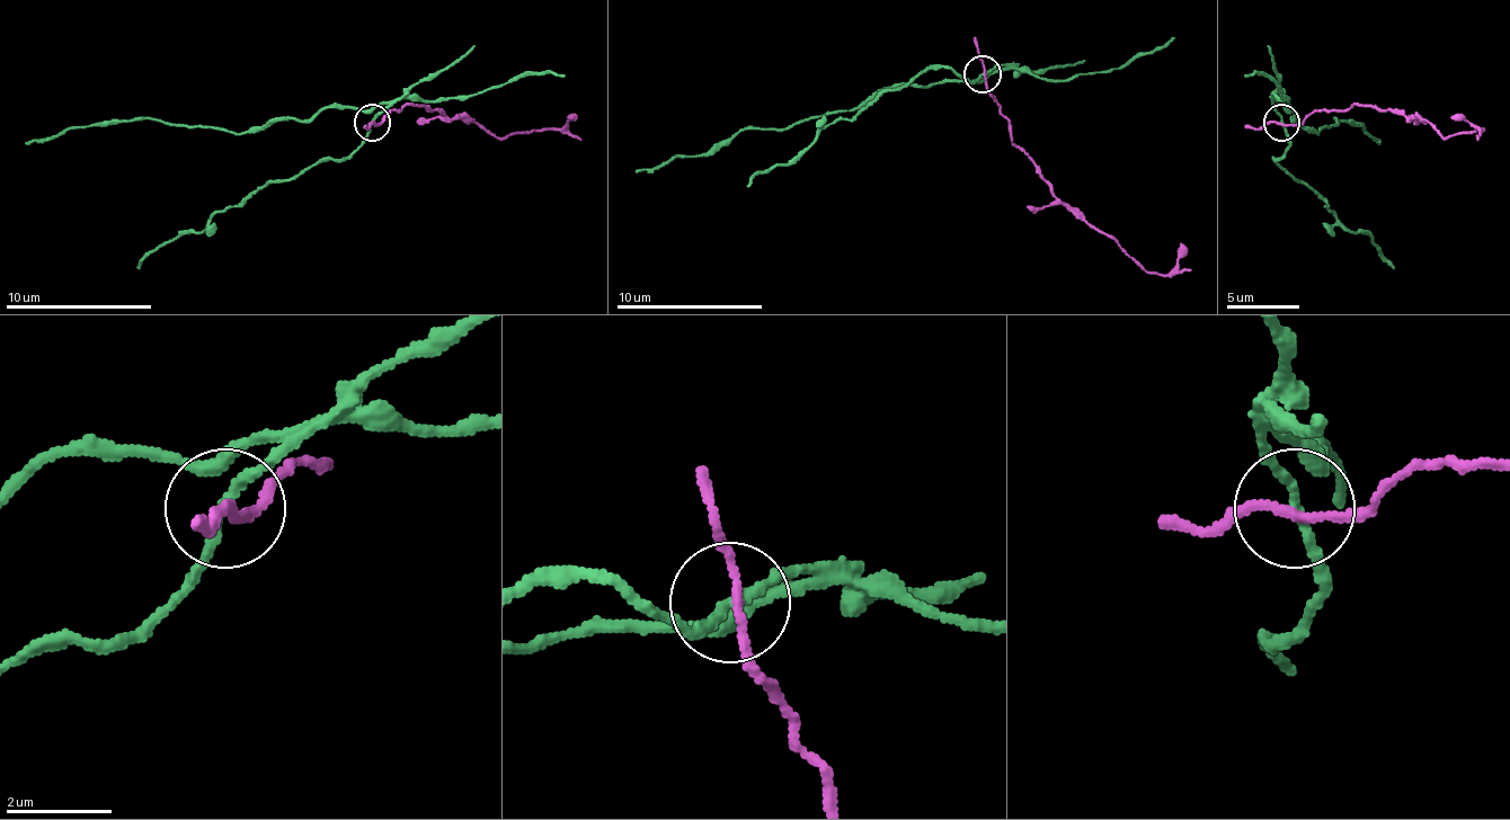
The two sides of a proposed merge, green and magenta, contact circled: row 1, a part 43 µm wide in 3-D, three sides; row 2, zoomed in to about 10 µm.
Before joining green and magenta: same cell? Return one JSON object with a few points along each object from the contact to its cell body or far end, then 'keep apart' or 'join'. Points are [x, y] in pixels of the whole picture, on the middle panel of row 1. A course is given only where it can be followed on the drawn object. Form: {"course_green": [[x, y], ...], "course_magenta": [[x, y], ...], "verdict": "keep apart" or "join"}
{"course_green": [[984, 74], [885, 86], [847, 112], [811, 115], [782, 130], [742, 130], [698, 156], [636, 174]], "course_magenta": [[984, 74], [987, 94], [1002, 108], [1009, 137], [1060, 199], [1144, 269], [1166, 273], [1184, 243]], "verdict": "keep apart"}

